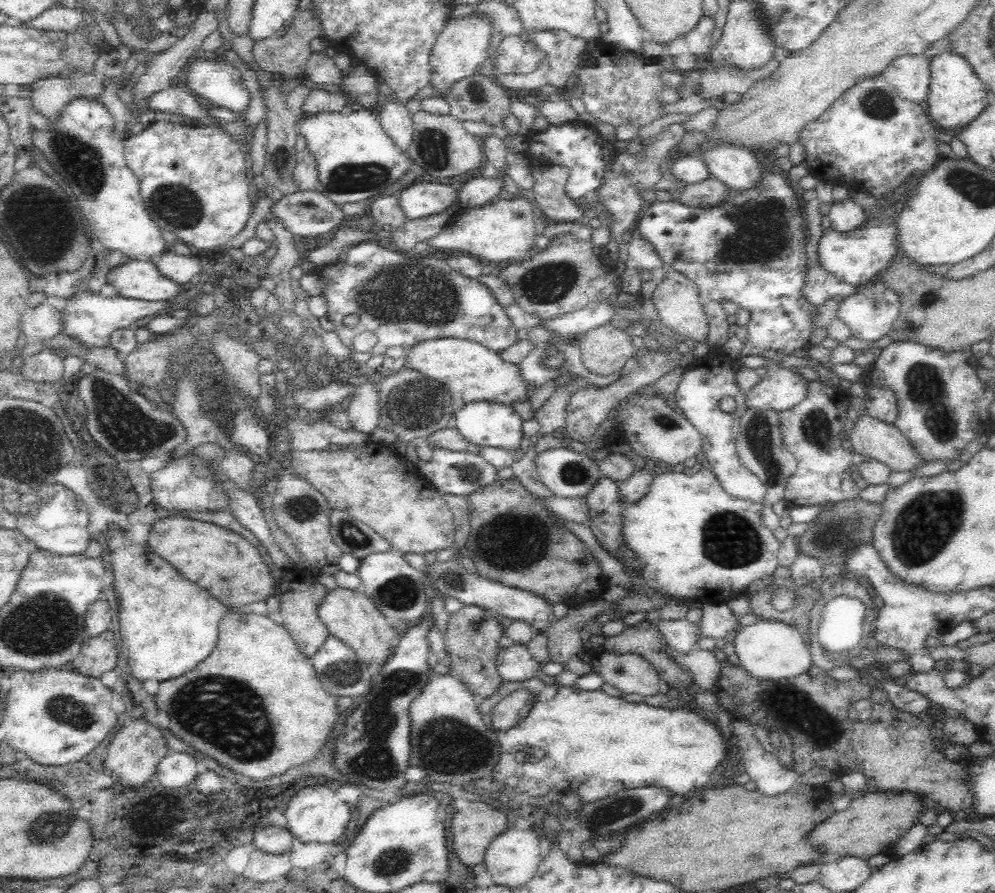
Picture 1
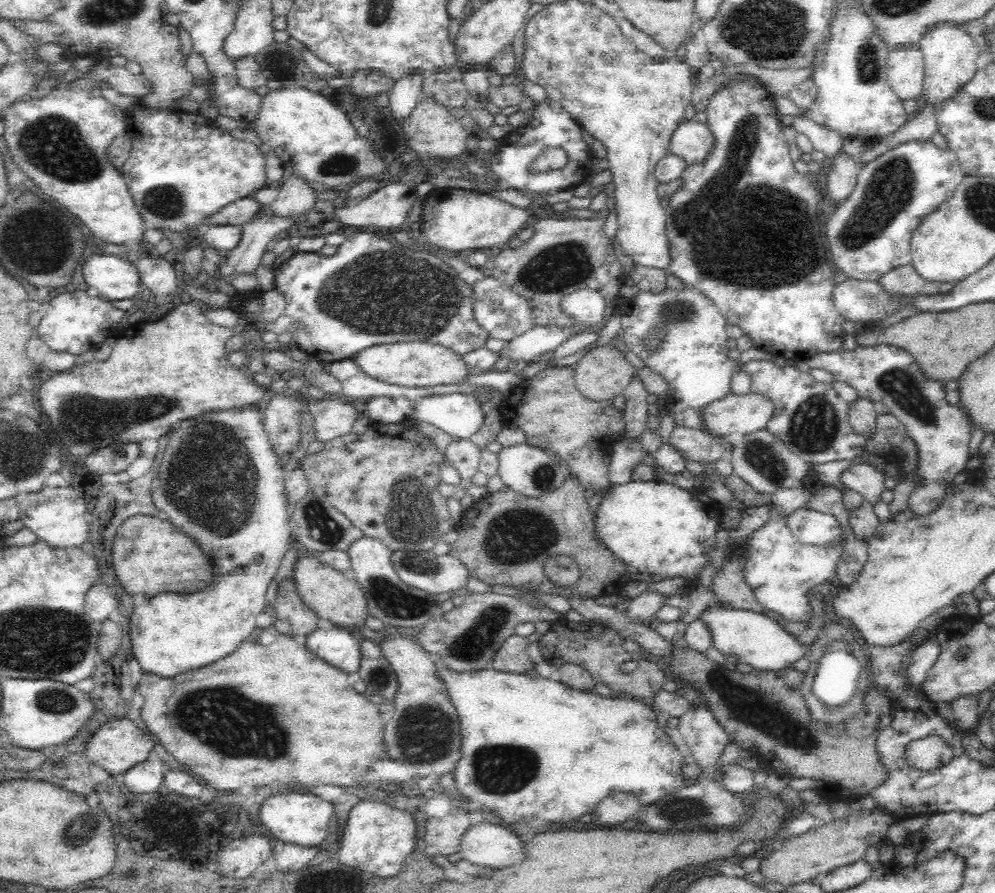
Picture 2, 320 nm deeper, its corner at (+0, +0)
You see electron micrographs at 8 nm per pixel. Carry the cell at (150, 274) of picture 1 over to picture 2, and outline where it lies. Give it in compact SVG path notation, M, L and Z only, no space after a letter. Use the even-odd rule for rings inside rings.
M92 256L84 264L84 280L108 300L136 298L142 288L138 267L118 256Z

